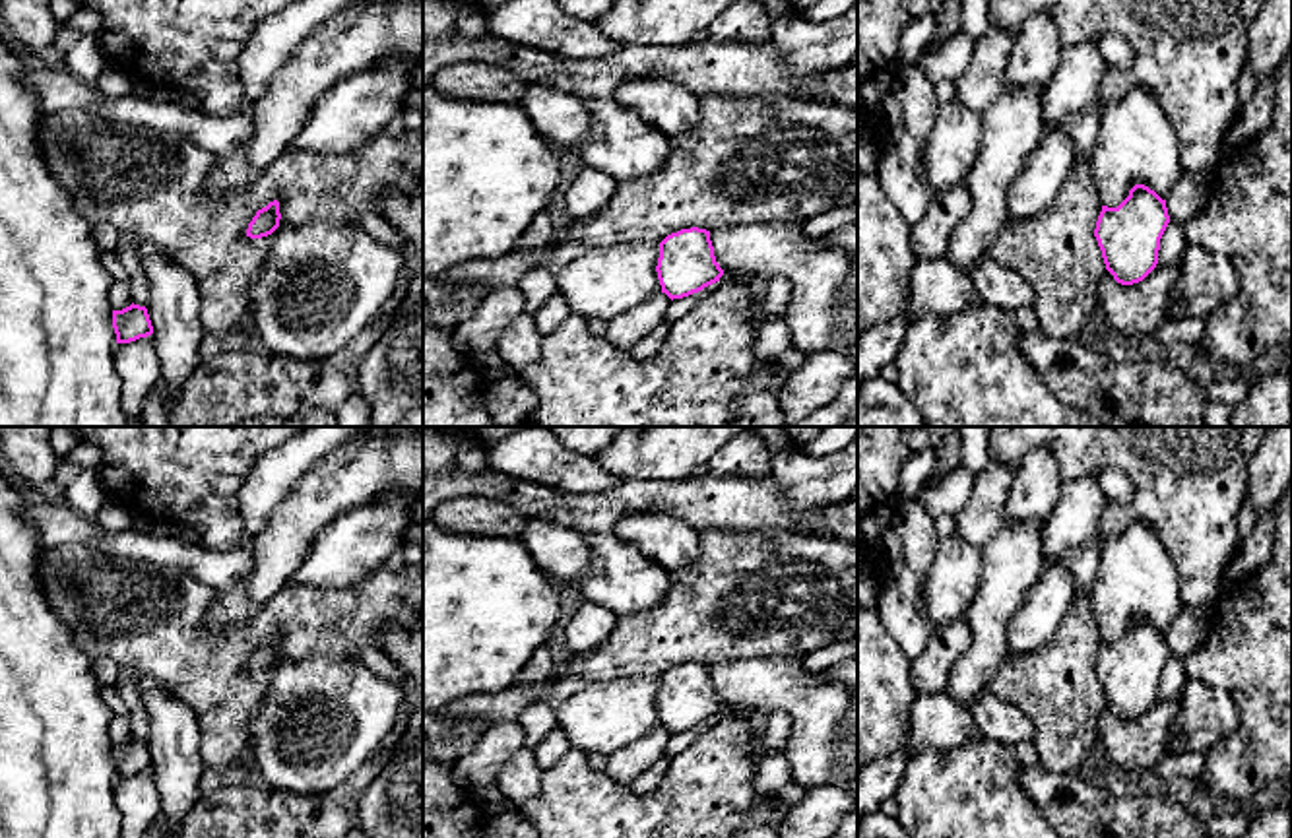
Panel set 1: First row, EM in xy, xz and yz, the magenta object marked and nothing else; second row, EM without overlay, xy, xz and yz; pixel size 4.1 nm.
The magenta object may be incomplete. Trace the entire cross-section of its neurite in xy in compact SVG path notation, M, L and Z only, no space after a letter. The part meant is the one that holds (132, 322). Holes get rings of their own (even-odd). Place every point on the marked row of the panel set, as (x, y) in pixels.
M134 303L122 310L113 310L113 328L116 343L130 343L153 334L147 308Z

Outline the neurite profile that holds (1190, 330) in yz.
M1207 316L1170 320L1156 330L1154 339L1158 339L1164 345L1174 345L1181 341L1195 347L1205 334L1205 326Z

